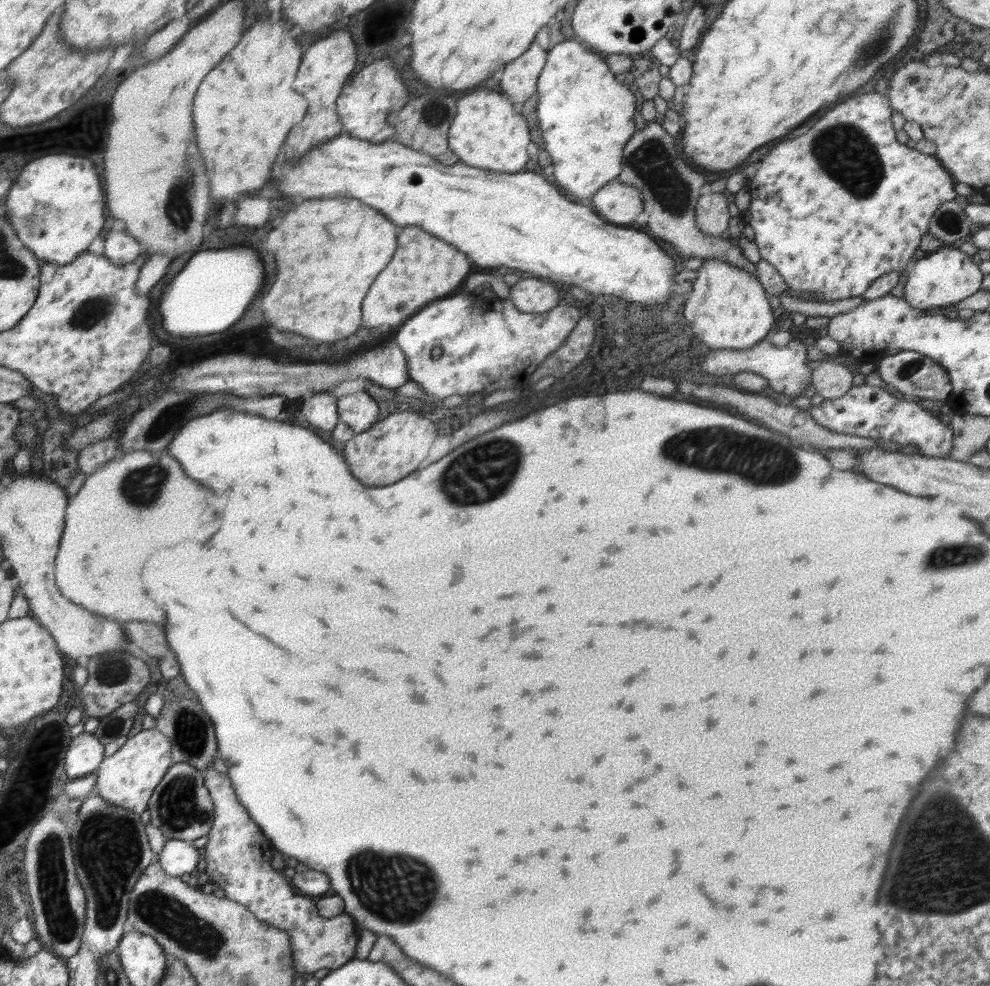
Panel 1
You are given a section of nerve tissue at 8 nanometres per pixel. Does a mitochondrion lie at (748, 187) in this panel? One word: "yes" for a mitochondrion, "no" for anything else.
no

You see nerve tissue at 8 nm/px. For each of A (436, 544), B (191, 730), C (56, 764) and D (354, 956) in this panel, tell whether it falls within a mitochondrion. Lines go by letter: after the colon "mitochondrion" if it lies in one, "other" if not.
A: other
B: mitochondrion
C: other
D: other

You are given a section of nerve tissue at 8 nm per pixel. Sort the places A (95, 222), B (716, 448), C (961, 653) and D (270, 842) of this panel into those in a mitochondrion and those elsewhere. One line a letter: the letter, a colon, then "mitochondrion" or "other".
A: other
B: mitochondrion
C: other
D: other

